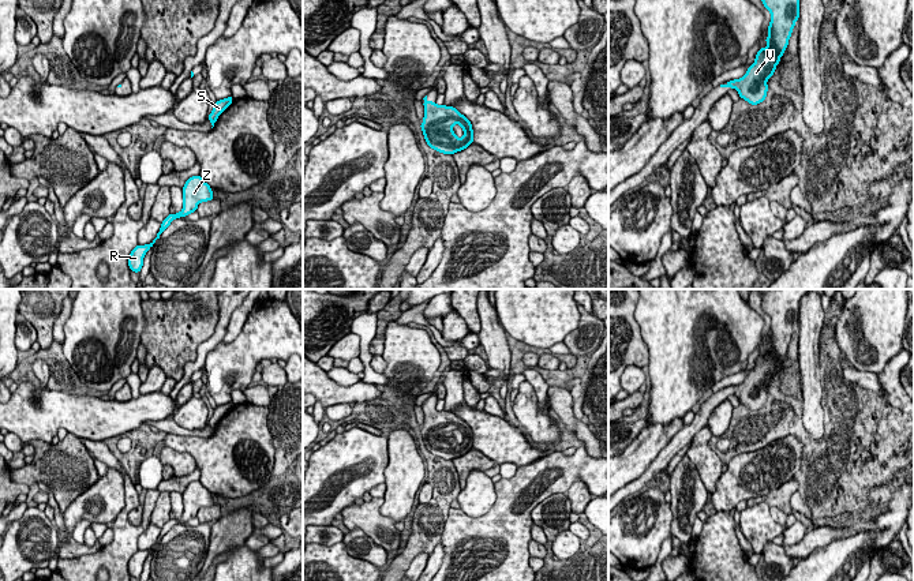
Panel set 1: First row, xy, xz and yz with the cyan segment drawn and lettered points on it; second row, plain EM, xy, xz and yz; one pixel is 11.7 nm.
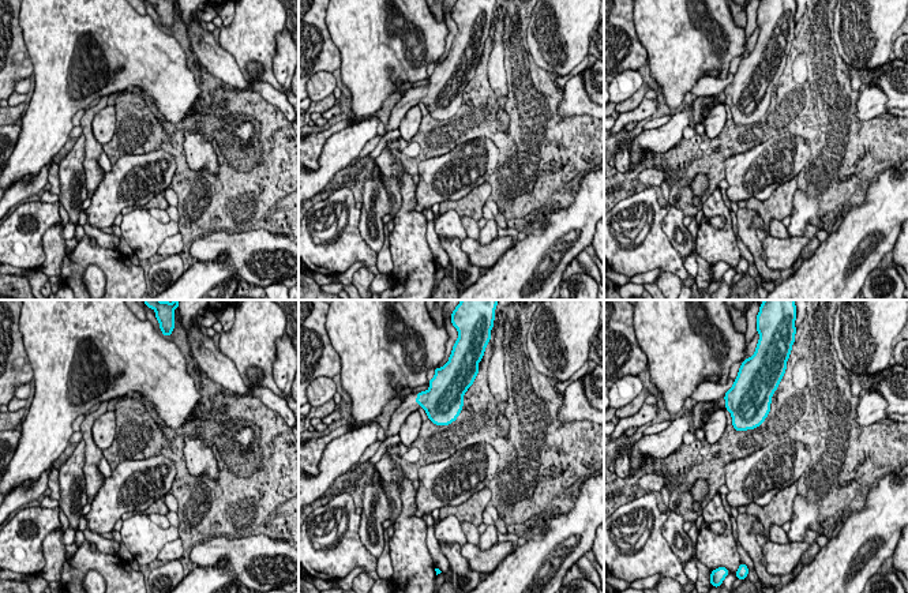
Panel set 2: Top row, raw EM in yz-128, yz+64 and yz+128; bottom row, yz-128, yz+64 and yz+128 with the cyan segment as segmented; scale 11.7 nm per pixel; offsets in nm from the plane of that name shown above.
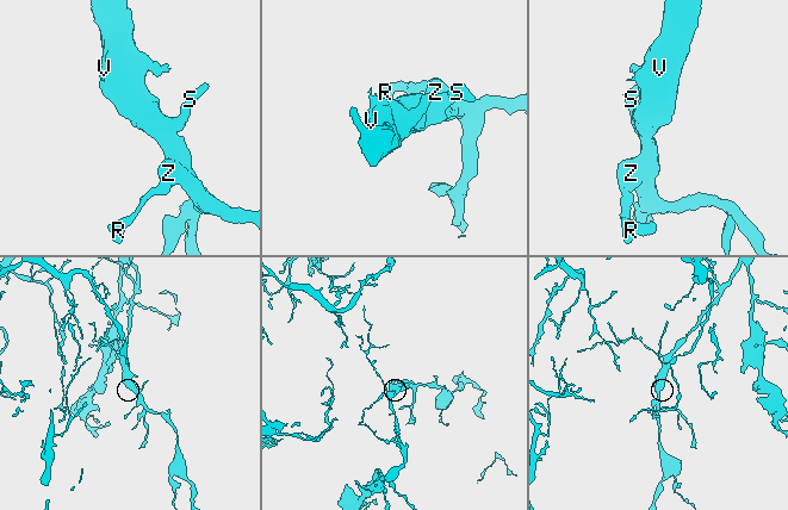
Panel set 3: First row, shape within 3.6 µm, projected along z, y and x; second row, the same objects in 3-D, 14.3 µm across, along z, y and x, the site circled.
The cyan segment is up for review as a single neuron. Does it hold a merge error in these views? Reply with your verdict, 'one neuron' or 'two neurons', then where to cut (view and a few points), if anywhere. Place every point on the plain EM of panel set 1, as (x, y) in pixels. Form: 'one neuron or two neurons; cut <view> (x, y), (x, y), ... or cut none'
one neuron; cut none

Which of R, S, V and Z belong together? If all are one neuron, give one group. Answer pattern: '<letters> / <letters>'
R S V Z

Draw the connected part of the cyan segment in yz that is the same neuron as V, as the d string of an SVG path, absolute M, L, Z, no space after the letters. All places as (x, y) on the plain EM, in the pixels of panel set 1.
M769 289L763 296L763 311L771 318L767 352L760 353L754 368L741 385L728 386L720 393L735 394L739 404L758 411L767 402L767 386L775 379L776 371L787 355L795 327L799 325L801 299L809 289Z

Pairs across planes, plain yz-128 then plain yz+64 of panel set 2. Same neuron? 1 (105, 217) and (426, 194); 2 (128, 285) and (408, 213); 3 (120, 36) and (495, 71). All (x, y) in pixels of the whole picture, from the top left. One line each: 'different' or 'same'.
1: same
2: same
3: different

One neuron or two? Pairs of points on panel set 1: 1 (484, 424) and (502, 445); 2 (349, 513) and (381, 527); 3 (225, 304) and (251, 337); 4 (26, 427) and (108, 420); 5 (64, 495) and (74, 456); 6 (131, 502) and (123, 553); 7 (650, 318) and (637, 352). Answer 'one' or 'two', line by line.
1: one
2: one
3: two
4: one
5: one
6: one
7: two

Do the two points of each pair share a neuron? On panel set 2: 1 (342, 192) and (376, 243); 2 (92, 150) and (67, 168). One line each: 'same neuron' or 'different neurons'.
1: different neurons
2: different neurons

